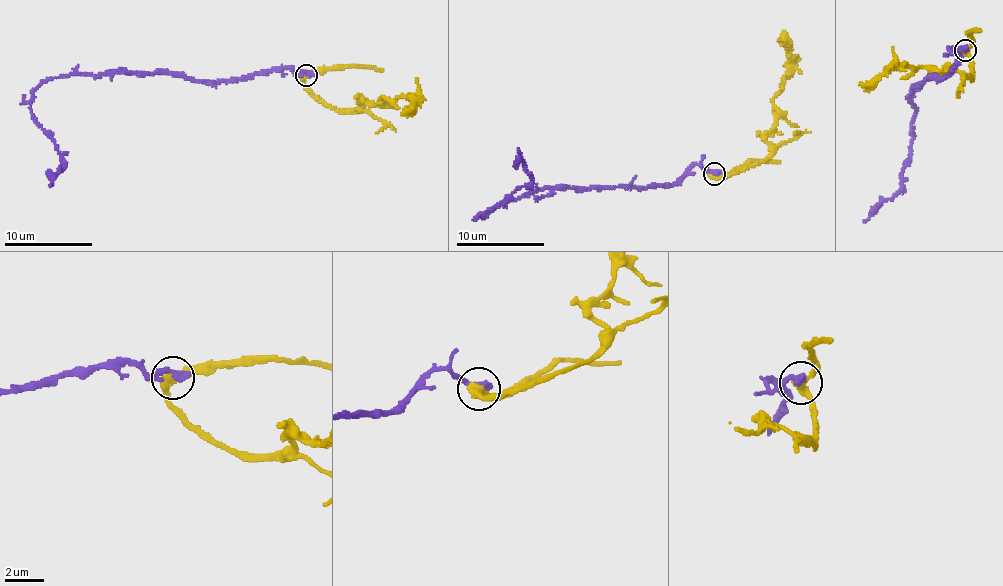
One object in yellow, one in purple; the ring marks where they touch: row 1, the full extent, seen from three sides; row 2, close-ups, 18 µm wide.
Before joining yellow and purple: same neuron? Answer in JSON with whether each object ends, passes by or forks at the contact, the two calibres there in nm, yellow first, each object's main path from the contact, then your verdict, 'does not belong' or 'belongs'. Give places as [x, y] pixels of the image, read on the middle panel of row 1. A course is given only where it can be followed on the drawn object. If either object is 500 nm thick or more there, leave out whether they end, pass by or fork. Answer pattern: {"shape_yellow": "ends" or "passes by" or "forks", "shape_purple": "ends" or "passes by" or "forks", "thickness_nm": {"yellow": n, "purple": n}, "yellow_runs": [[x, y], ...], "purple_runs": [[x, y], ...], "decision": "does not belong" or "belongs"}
{"shape_yellow": "passes by", "shape_purple": "ends", "thickness_nm": {"yellow": 400, "purple": 480}, "yellow_runs": [[715, 174], [730, 176], [770, 153], [767, 134], [772, 129], [774, 97], [782, 88], [787, 60], [784, 31]], "purple_runs": [[715, 174], [694, 164], [676, 182], [640, 188], [544, 186], [479, 214], [529, 182], [518, 148]], "decision": "does not belong"}

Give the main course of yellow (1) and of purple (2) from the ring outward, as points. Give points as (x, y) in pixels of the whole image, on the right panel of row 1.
1: (966, 50), (974, 67), (971, 77), (948, 69), (946, 72), (888, 67), (867, 84), (860, 82)
2: (966, 50), (949, 51), (959, 55), (950, 74), (911, 86), (911, 156), (900, 189), (863, 222)

